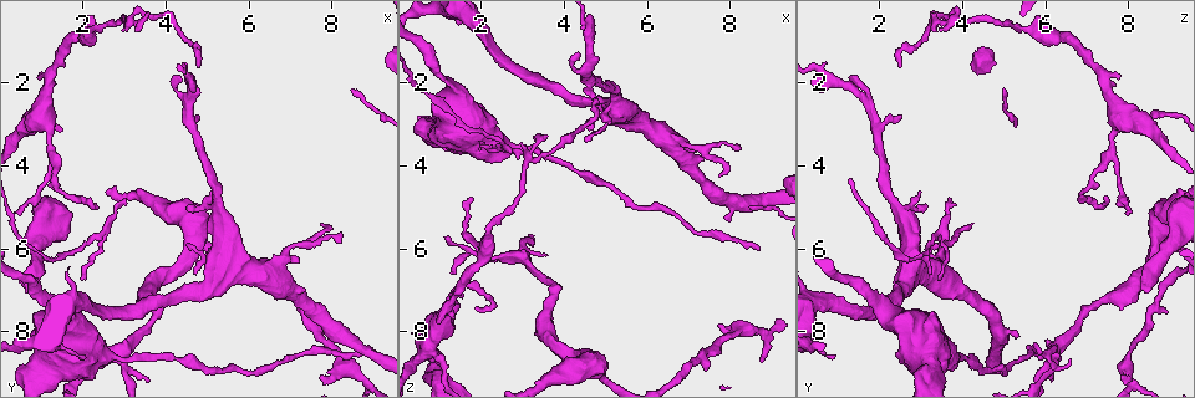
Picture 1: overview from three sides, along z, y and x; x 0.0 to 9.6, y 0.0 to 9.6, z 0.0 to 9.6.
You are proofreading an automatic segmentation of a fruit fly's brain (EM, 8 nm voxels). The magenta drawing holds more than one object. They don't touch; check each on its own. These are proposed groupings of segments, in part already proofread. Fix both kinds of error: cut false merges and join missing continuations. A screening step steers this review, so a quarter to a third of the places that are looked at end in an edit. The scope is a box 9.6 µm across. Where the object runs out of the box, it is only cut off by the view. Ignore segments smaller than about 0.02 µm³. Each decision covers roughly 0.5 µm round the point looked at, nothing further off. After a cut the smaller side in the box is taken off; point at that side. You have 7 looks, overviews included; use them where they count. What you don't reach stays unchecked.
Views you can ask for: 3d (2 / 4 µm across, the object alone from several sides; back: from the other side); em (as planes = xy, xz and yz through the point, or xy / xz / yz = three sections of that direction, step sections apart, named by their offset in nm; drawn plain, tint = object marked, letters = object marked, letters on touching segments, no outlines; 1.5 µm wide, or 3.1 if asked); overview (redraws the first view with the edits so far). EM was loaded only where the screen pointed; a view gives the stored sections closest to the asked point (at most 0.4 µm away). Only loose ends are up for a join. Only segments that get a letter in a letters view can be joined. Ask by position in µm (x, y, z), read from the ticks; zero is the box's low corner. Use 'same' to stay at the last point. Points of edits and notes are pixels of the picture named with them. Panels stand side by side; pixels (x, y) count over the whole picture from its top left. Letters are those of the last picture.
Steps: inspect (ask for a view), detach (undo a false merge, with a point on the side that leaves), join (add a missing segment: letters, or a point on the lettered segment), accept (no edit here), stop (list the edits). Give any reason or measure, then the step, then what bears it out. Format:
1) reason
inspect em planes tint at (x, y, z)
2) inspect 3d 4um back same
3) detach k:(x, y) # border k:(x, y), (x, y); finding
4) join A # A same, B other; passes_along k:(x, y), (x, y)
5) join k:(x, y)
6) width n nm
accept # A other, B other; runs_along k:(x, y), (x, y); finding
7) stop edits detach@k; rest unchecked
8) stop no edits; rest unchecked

inspect 3d 2um back at (4.60, 6.55, 3.25)

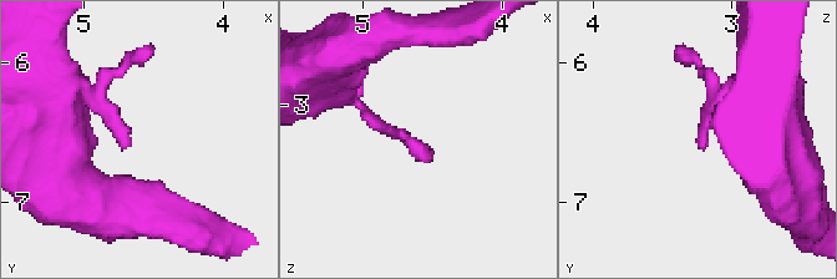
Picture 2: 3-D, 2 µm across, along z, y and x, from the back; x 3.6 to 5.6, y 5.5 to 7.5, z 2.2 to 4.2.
need the tissue
inspect em planes tint at (4.70, 6.60, 3.26)

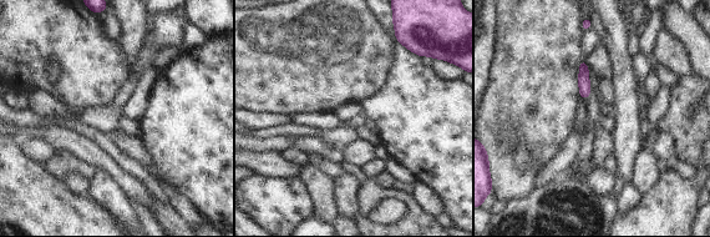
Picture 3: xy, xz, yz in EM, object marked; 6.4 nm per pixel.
what lies round it
inspect em planes letters same

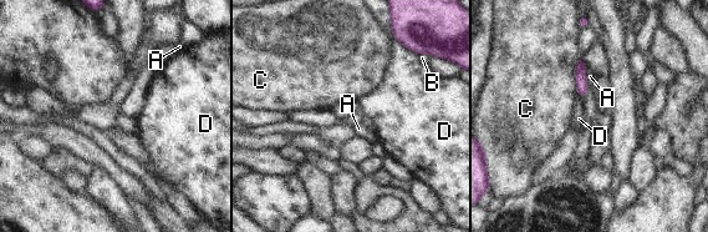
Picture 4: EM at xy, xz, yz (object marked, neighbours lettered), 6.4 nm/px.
accept # A other, B other, C other, D other; border 4:(585, 70), (585, 80), (589, 85); none of them fits

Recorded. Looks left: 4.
thick turns thin
inspect em xy step 4 tint at (3.25, 8.70, 3.65)

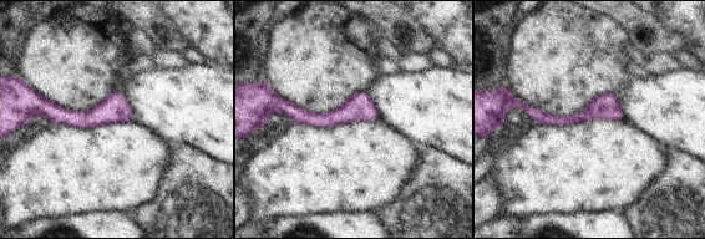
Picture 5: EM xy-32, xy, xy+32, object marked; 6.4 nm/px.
inspect em planes letters same

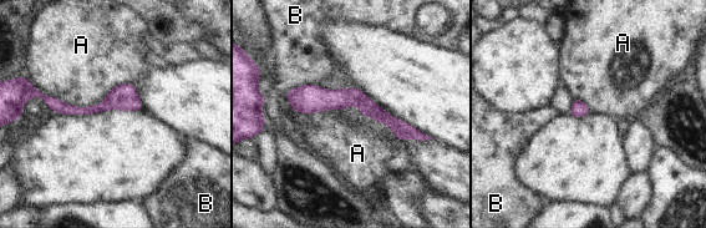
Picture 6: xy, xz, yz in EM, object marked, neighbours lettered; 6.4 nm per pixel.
accept # A other, B other; border 6:(30, 81), (77, 106), (131, 84); continuous, no second cell

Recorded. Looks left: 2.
stop no edits; rest unchecked

